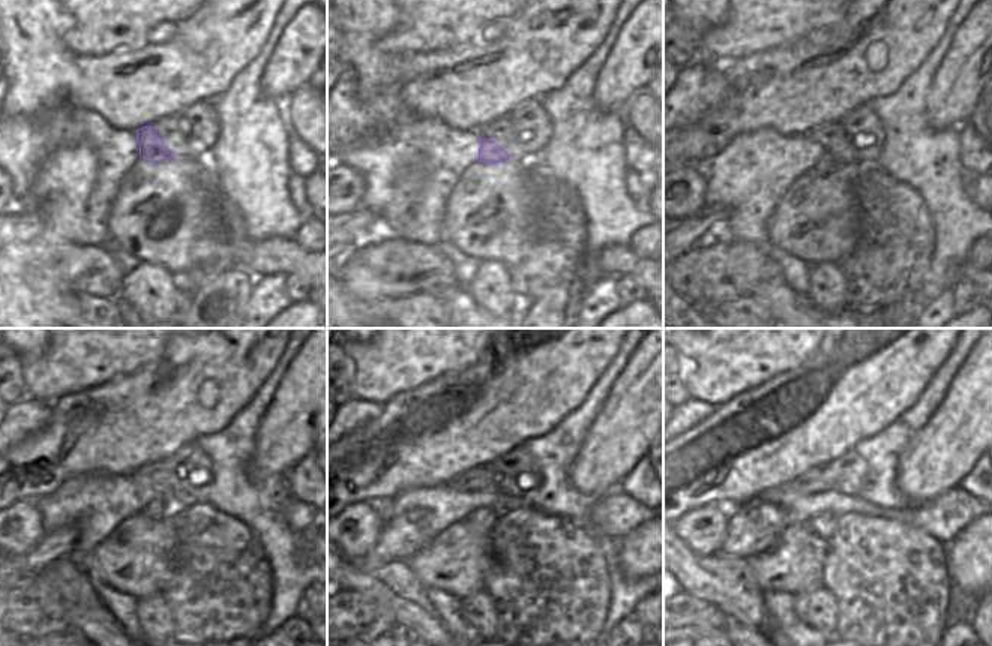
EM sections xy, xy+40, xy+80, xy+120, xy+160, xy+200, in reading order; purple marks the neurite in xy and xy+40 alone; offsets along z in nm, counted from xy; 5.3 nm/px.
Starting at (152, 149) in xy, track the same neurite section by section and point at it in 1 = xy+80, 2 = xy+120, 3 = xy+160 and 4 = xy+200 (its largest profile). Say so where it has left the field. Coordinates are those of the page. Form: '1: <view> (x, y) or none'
1: xy+80 (827, 164)
2: xy+120 (159, 508)
3: xy+160 (485, 517)
4: xy+200 (823, 525)

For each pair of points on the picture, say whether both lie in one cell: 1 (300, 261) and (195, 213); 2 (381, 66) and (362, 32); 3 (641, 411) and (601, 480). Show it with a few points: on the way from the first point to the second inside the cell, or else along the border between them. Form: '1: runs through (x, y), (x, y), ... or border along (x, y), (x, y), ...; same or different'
1: runs through (273, 257), (233, 255), (218, 240); same
2: runs through (372, 57), (362, 47), (362, 41); same
3: runs through (625, 427), (602, 463); same

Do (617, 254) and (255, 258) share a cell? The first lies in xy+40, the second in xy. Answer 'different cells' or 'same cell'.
same cell

